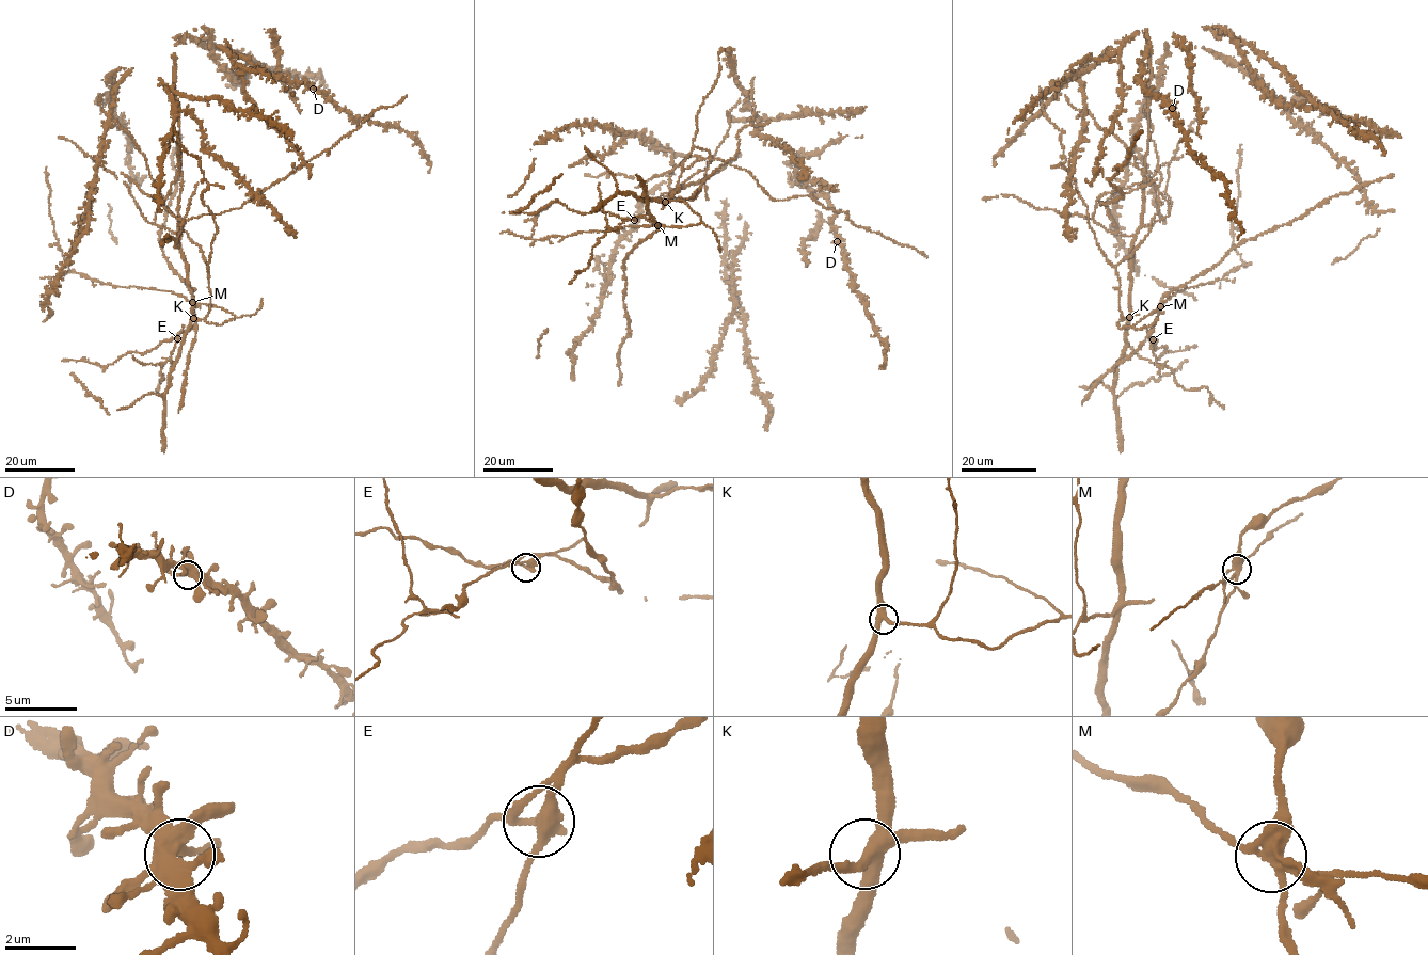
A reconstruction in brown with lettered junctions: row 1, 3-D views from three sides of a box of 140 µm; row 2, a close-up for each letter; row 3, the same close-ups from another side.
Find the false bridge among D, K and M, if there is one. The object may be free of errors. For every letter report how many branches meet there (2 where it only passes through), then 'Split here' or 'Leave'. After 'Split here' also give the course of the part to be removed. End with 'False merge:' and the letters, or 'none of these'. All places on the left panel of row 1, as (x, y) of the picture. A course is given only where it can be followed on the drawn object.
D: Branches: 4. Leave
K: Branches: 4. Leave
M: Branches: 4. Split here
False merge: M

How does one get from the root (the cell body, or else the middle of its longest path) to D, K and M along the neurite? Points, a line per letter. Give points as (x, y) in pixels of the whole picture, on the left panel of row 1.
D: (189, 285), (176, 244), (184, 223), (240, 207), (300, 157), (248, 95), (226, 42), (313, 89)
K: (189, 285), (193, 318)
M: (189, 285), (194, 318), (219, 325), (235, 318), (222, 307), (192, 302)

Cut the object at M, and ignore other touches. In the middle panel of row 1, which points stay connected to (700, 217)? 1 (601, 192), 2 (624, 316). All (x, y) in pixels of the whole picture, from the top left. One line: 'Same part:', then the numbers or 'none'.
Same part: none

